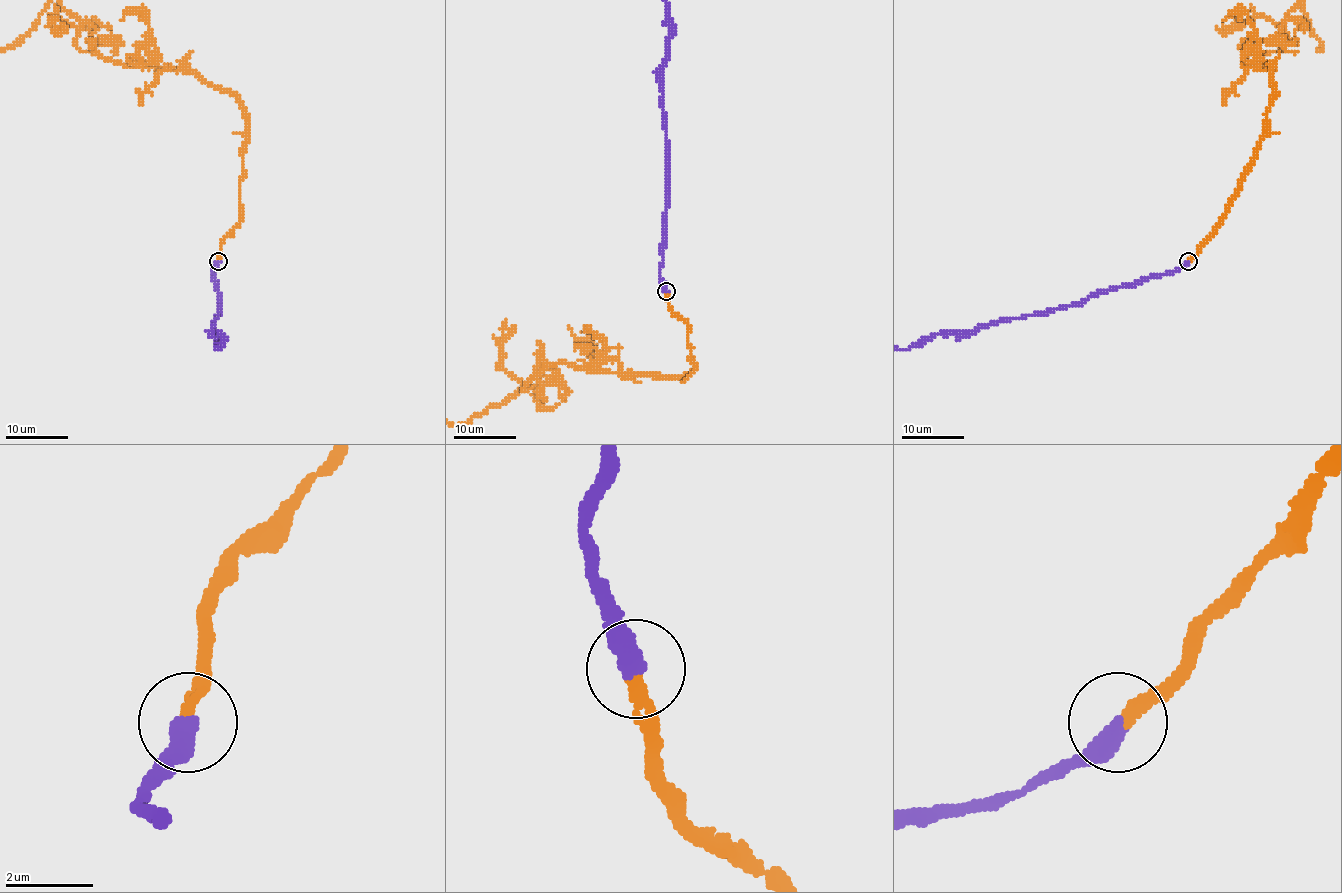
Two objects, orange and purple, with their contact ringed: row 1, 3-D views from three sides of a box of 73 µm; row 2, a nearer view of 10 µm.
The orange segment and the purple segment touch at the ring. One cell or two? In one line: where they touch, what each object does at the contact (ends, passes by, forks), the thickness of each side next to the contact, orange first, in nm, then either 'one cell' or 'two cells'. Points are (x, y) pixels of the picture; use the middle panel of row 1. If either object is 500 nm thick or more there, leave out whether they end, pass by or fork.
place (666, 291); orange ends; purple ends; calibres 240 and 460 nm; one cell

